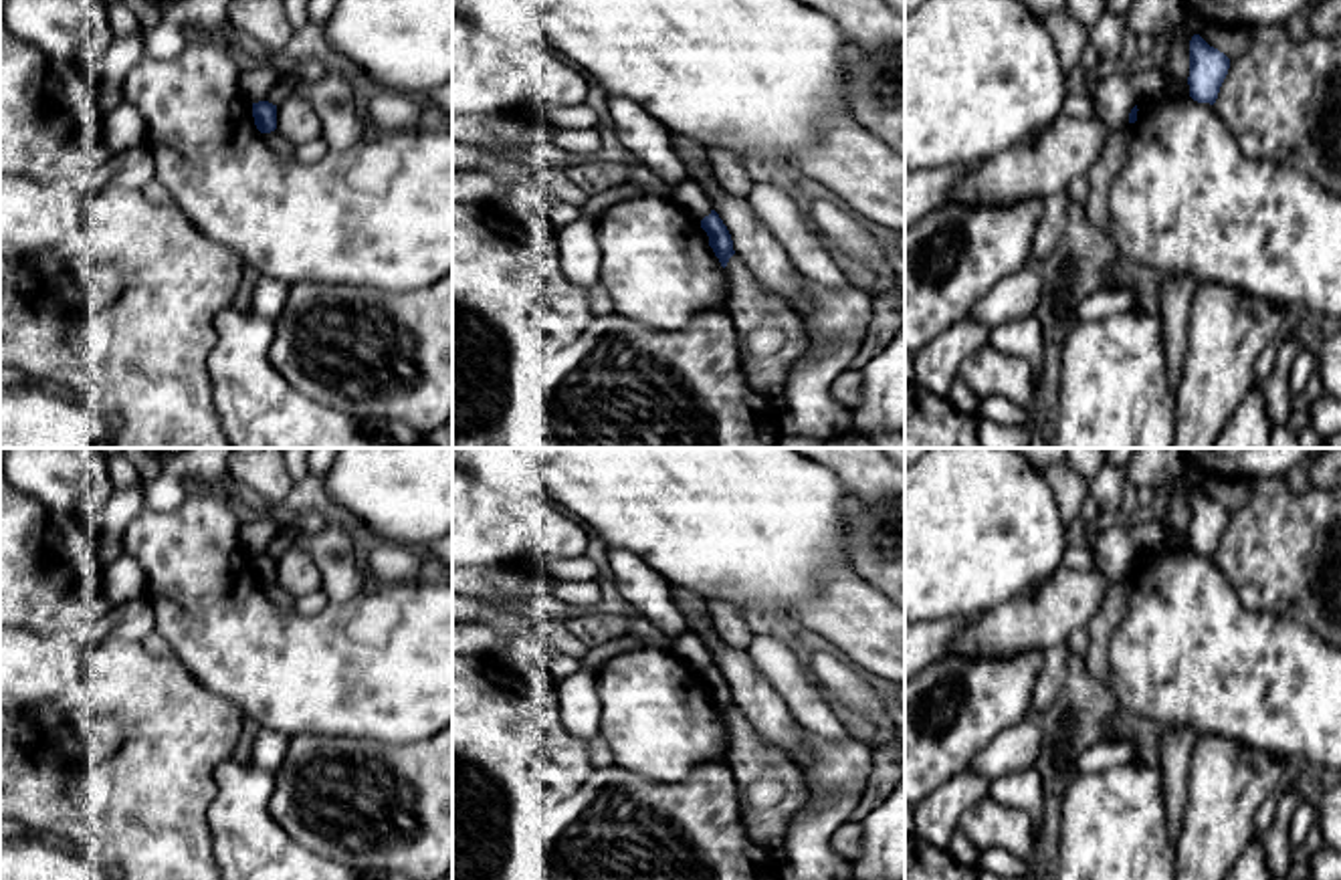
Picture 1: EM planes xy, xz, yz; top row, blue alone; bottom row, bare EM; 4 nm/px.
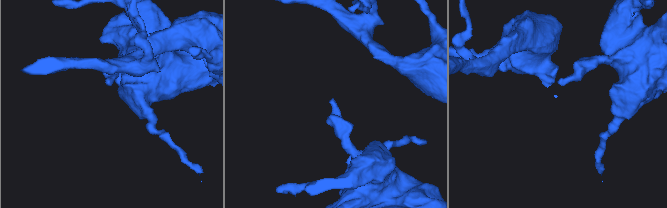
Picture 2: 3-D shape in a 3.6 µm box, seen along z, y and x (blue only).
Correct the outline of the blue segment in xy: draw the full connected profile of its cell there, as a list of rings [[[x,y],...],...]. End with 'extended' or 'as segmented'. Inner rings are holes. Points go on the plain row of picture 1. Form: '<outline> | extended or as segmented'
[[[269,553],[252,555],[252,569],[261,585],[271,585],[277,581],[277,557]]] | as segmented

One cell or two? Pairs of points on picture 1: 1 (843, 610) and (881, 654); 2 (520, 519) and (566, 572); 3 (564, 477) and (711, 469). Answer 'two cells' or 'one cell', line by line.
1: one cell
2: two cells
3: one cell

